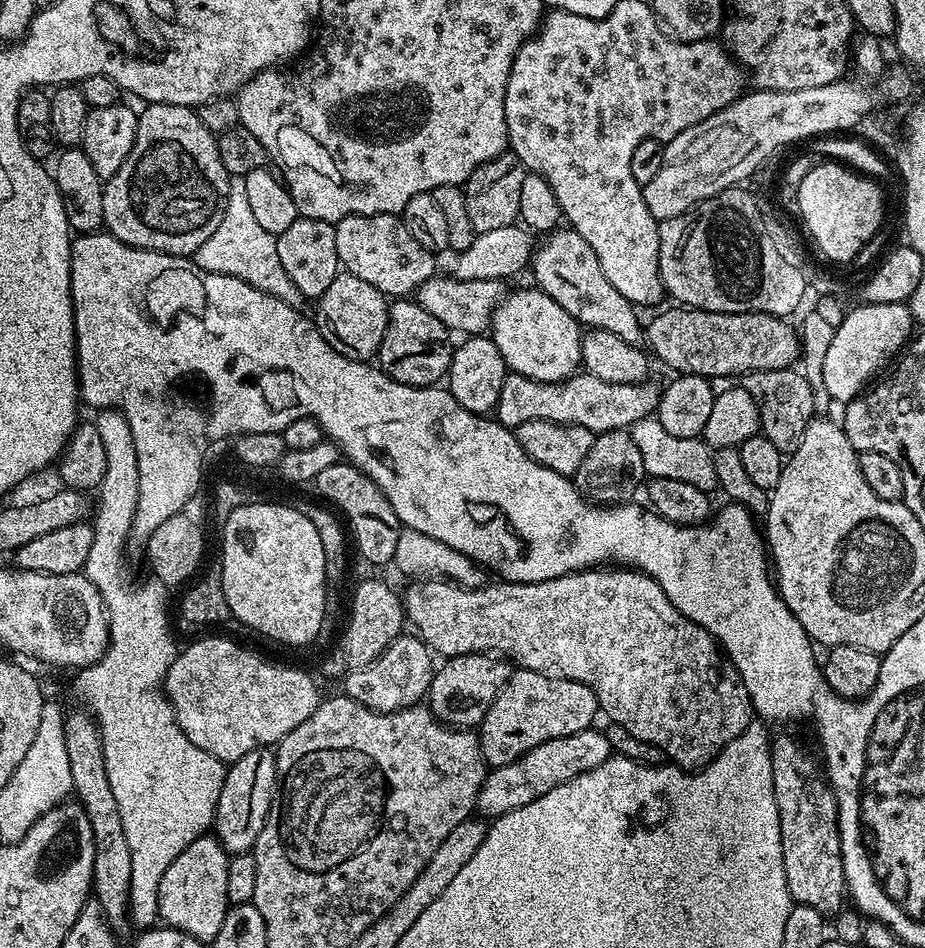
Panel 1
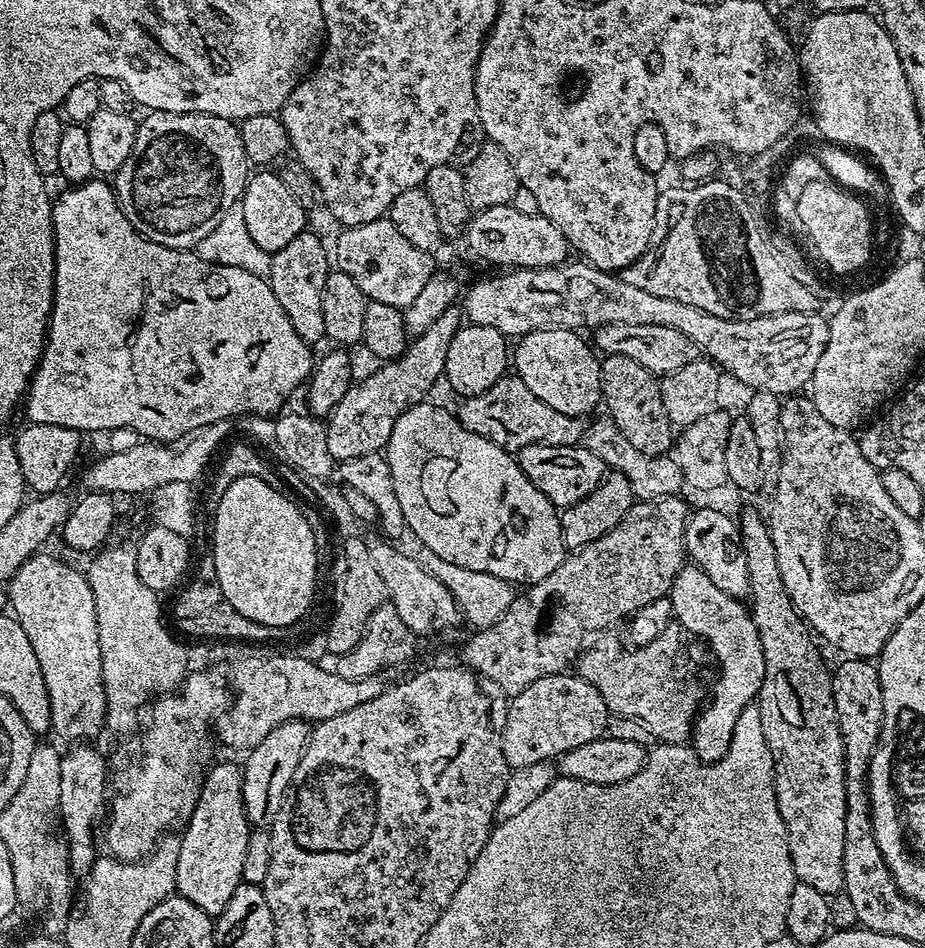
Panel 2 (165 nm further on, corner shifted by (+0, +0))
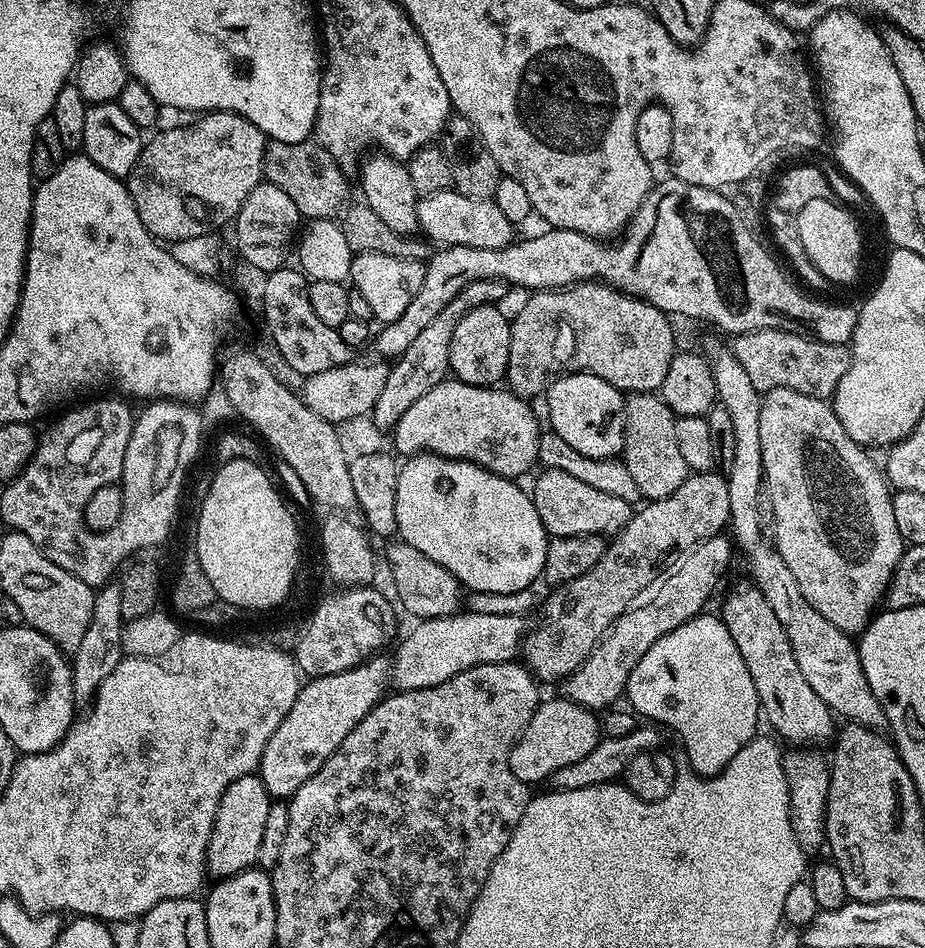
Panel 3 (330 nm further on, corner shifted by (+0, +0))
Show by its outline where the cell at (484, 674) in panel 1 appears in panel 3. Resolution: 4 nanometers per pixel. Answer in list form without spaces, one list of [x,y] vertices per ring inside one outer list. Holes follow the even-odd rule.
[[[716,470],[698,472],[689,474],[674,494],[645,503],[643,506],[645,508],[641,512],[640,509],[633,511],[626,526],[611,537],[602,558],[598,558],[594,567],[570,582],[553,587],[552,593],[545,598],[544,617],[537,622],[536,628],[527,629],[522,641],[523,663],[537,681],[563,681],[565,676],[576,670],[596,649],[596,645],[612,627],[612,623],[641,599],[640,592],[647,593],[657,583],[658,577],[665,571],[664,563],[668,559],[671,561],[677,554],[683,553],[706,537],[717,535],[723,529],[720,527],[723,524],[725,527],[730,520],[730,490],[727,479],[721,473],[719,476]]]

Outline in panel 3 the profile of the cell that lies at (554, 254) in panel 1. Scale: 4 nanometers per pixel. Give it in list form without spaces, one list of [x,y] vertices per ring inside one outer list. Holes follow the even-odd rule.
[[[455,190],[435,192],[423,197],[418,203],[418,220],[420,232],[433,245],[436,243],[436,246],[457,244],[479,248],[505,248],[514,240],[514,225],[510,218],[506,218],[506,214],[502,214],[502,210],[498,210],[495,199],[466,198],[466,194],[458,194]]]

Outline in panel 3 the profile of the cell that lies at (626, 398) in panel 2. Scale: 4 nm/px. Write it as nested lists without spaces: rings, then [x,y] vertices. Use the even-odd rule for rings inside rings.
[[[634,392],[624,401],[624,451],[622,459],[630,478],[640,488],[645,501],[661,500],[678,490],[690,474],[682,450],[678,450],[678,437],[674,435],[677,415],[656,392]]]

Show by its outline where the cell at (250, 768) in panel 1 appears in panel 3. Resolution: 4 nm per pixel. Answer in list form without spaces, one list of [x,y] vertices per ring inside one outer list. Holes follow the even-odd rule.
[[[376,654],[367,662],[345,672],[311,677],[301,687],[298,698],[294,698],[294,706],[290,706],[290,710],[286,714],[286,718],[282,718],[278,730],[274,730],[274,734],[270,734],[270,742],[266,742],[266,750],[262,750],[258,775],[266,786],[269,797],[291,798],[300,789],[302,782],[306,782],[314,774],[318,774],[320,767],[335,754],[338,746],[342,746],[346,734],[350,734],[350,730],[354,730],[354,726],[366,716],[368,711],[380,703],[386,692],[384,684],[386,688],[386,677],[390,672],[389,661],[385,657],[383,660],[382,657],[383,655]]]

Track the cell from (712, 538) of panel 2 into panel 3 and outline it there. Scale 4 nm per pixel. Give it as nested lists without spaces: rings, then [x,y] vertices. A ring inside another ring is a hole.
[[[748,582],[738,585],[724,600],[722,619],[726,630],[730,630],[730,638],[734,638],[734,646],[738,646],[738,654],[742,654],[742,662],[746,662],[746,670],[750,670],[750,678],[754,678],[760,711],[773,728],[771,731],[781,741],[789,740],[792,746],[816,746],[828,735],[829,739],[834,732],[834,713],[814,694],[806,678],[802,678],[790,638],[786,638],[786,630],[782,630],[782,622],[770,610],[770,602],[766,602],[762,590]]]

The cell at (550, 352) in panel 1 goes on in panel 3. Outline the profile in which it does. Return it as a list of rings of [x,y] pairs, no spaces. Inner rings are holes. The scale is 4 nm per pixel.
[[[565,372],[553,379],[547,385],[546,397],[548,396],[548,420],[551,431],[567,442],[580,454],[586,454],[590,458],[606,460],[616,458],[624,451],[624,401],[625,393],[620,389],[610,386],[602,378],[598,378],[589,372]]]

